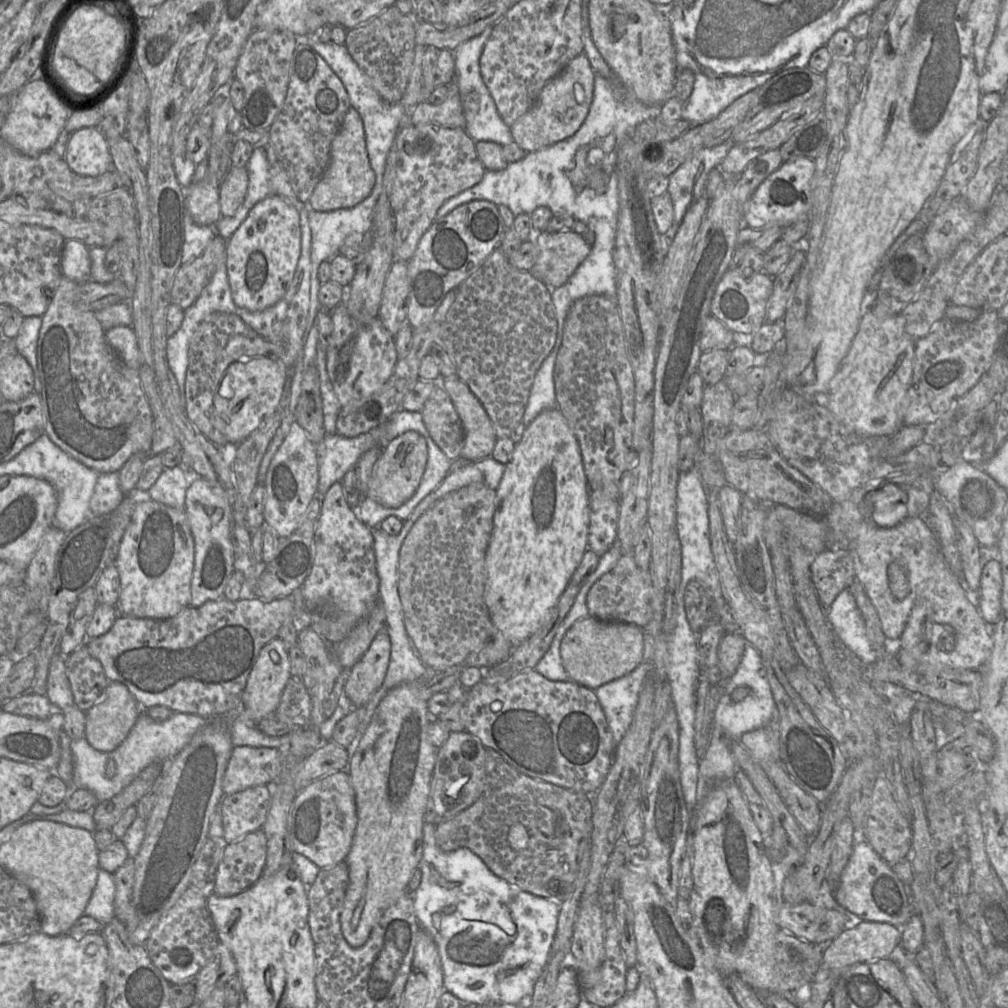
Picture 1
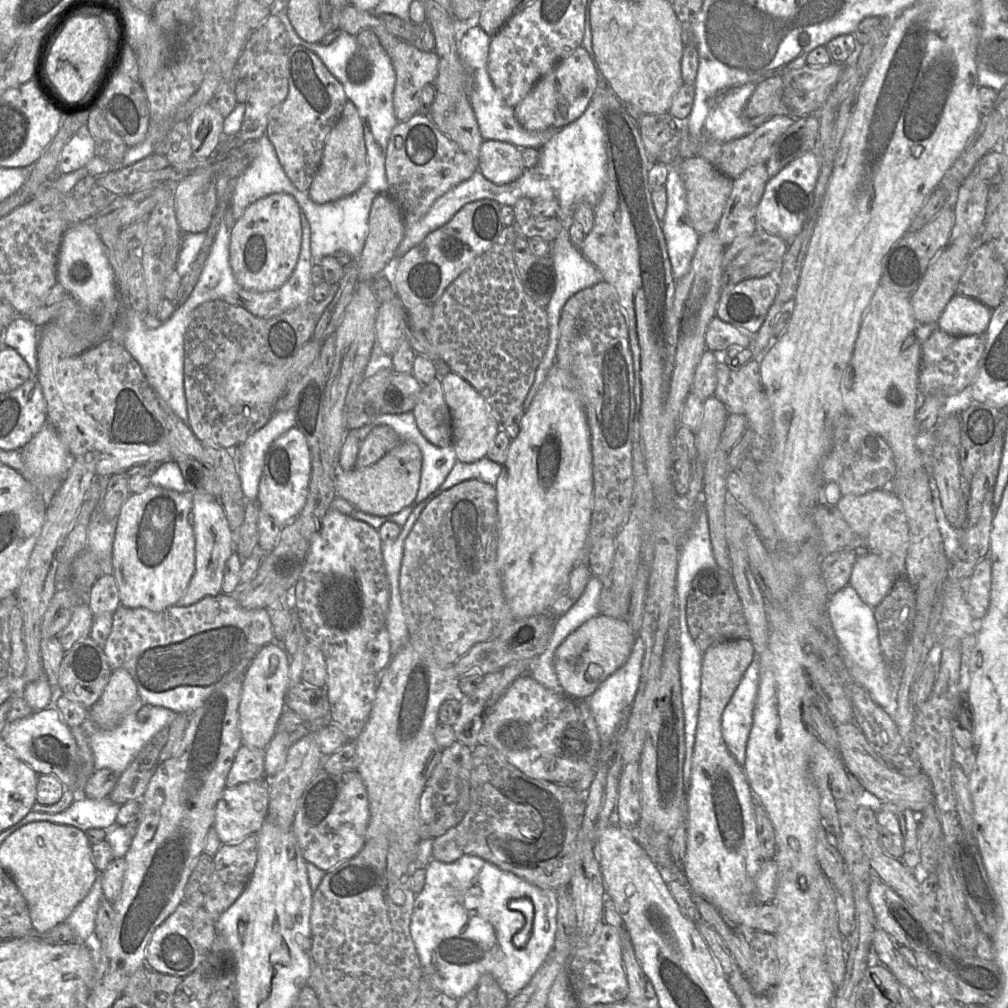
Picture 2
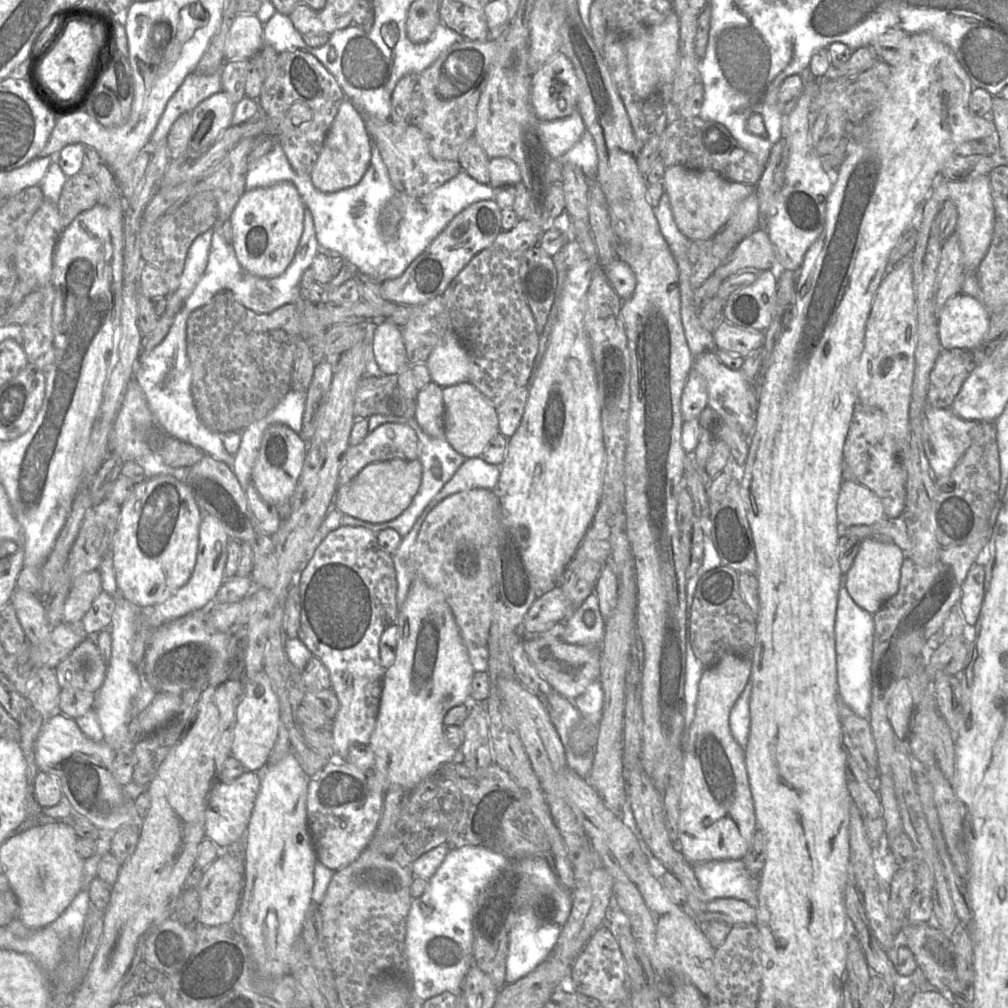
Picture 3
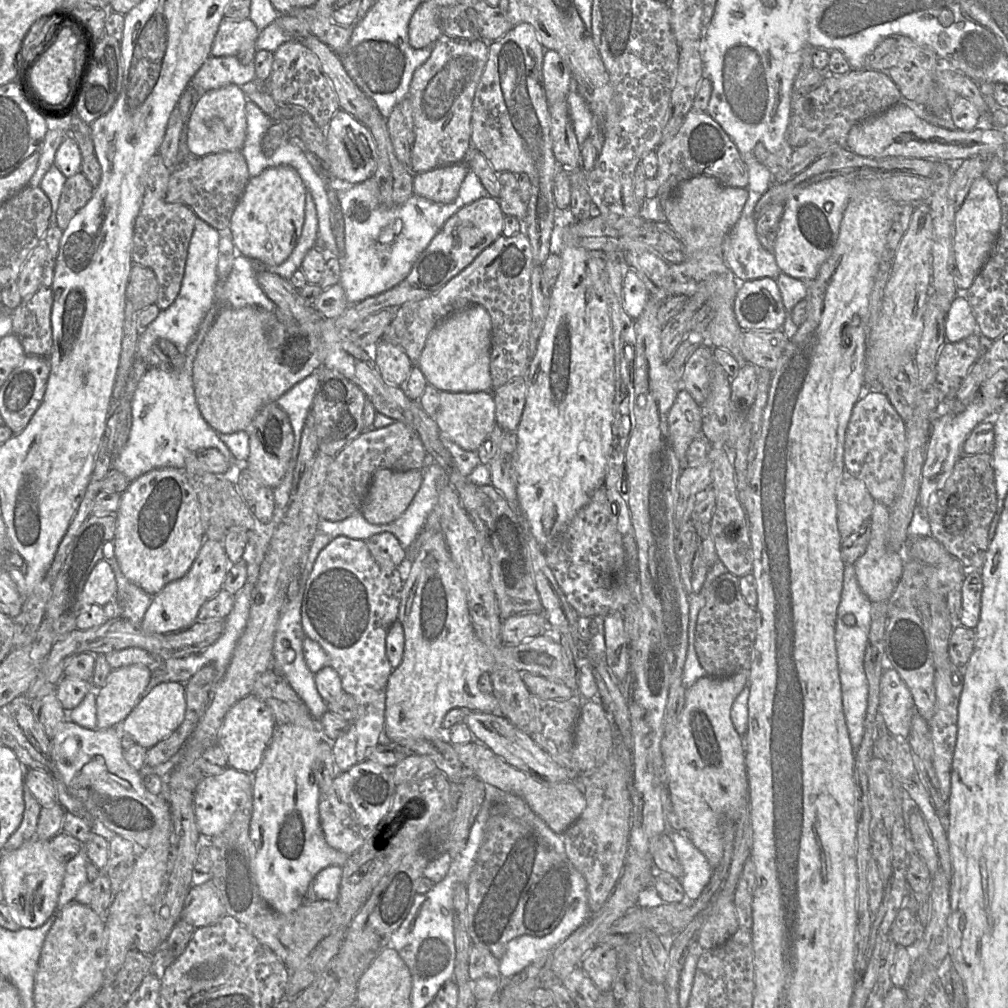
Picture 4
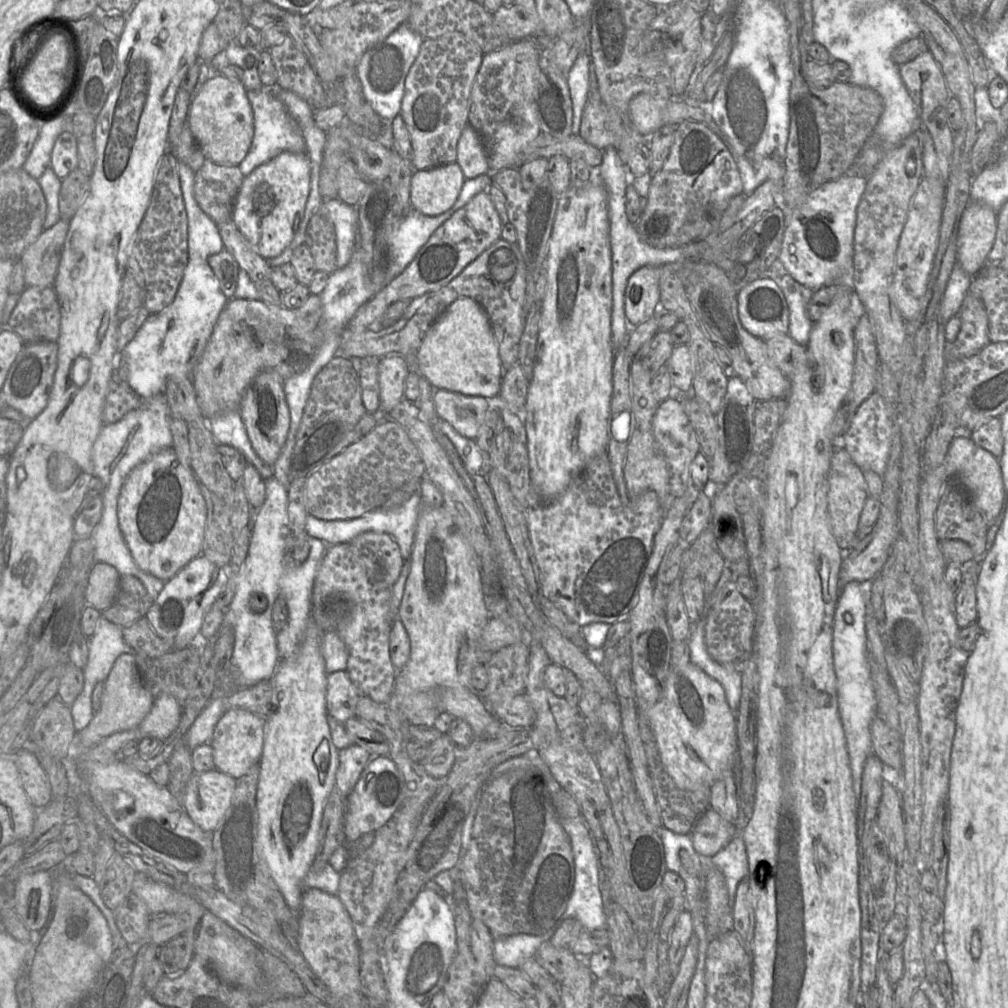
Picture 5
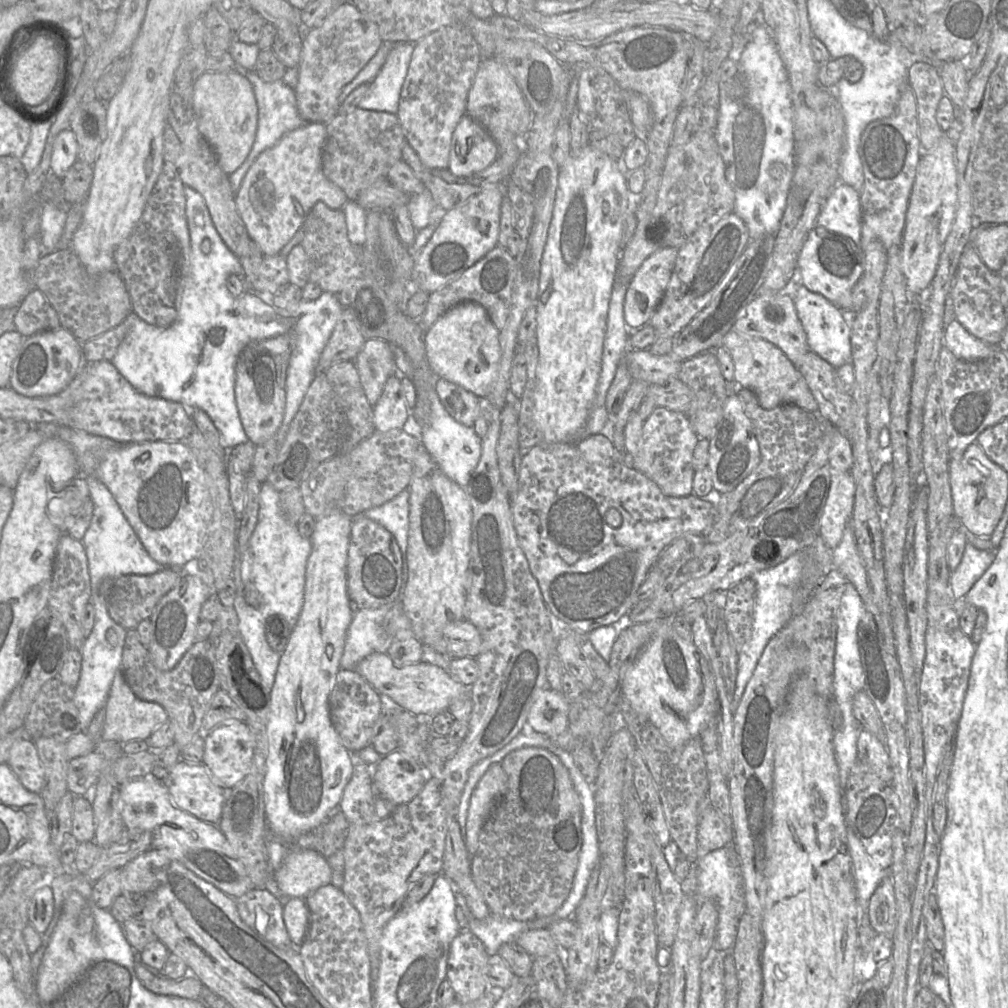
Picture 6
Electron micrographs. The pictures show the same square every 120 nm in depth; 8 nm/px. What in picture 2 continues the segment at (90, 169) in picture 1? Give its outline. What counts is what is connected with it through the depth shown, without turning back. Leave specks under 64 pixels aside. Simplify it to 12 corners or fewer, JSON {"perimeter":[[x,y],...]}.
{"perimeter":[[83,126],[65,144],[59,174],[85,167],[96,157]]}

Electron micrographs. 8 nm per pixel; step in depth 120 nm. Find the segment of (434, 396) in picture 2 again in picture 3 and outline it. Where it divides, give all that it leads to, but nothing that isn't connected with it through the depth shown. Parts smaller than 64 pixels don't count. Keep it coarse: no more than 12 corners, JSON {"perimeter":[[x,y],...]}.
{"perimeter":[[442,387],[418,390],[414,419],[434,438],[445,437]]}

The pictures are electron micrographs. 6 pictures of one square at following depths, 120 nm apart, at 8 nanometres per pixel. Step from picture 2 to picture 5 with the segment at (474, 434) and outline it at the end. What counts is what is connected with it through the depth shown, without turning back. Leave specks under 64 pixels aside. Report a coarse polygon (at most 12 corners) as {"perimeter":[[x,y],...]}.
{"perimeter":[[444,389],[436,415],[476,439],[492,401]]}

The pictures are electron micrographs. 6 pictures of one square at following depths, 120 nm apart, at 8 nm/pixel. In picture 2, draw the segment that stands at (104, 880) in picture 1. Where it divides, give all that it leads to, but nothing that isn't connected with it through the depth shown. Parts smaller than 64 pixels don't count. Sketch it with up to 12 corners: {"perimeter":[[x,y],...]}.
{"perimeter":[[98,874],[66,923],[75,941],[90,942],[102,897]]}

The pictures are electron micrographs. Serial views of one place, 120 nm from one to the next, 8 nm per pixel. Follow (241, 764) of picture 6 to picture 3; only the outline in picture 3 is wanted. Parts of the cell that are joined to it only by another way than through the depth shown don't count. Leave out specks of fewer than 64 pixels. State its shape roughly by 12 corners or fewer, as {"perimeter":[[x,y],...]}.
{"perimeter":[[264,670],[236,708],[231,755],[261,772],[276,742],[279,701]]}

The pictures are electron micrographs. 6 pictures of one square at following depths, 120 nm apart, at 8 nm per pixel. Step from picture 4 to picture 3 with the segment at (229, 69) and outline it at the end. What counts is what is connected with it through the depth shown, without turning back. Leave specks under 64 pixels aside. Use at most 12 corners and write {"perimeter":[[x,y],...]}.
{"perimeter":[[221,69],[189,74],[168,101],[149,144],[166,140],[174,122],[222,91]]}

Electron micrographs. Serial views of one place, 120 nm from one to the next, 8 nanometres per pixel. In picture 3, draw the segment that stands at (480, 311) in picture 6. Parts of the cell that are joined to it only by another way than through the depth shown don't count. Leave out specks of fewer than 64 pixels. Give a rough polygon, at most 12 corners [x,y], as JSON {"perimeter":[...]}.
{"perimeter":[[445,334],[426,365],[440,387],[469,382],[470,359]]}

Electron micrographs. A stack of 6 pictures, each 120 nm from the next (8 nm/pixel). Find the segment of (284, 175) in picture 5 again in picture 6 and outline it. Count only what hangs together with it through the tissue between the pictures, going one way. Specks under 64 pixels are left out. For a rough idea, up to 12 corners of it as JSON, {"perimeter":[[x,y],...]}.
{"perimeter":[[325,125],[261,152],[235,195],[248,235],[280,254],[317,202],[345,192],[322,170]]}

